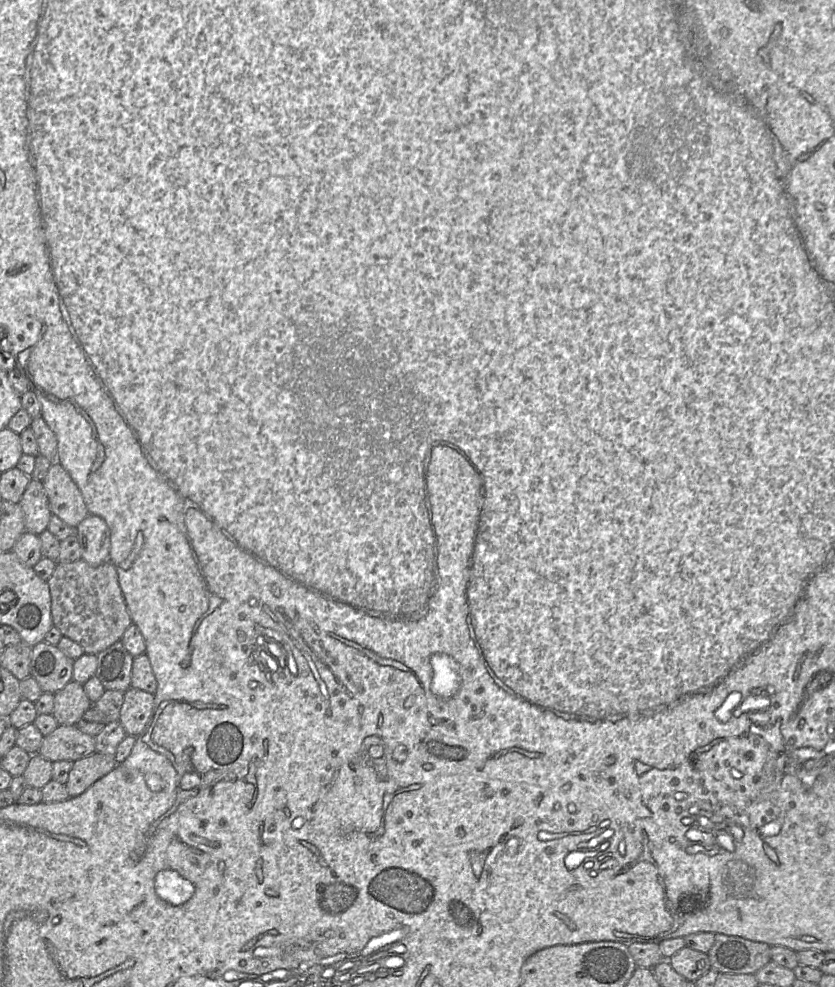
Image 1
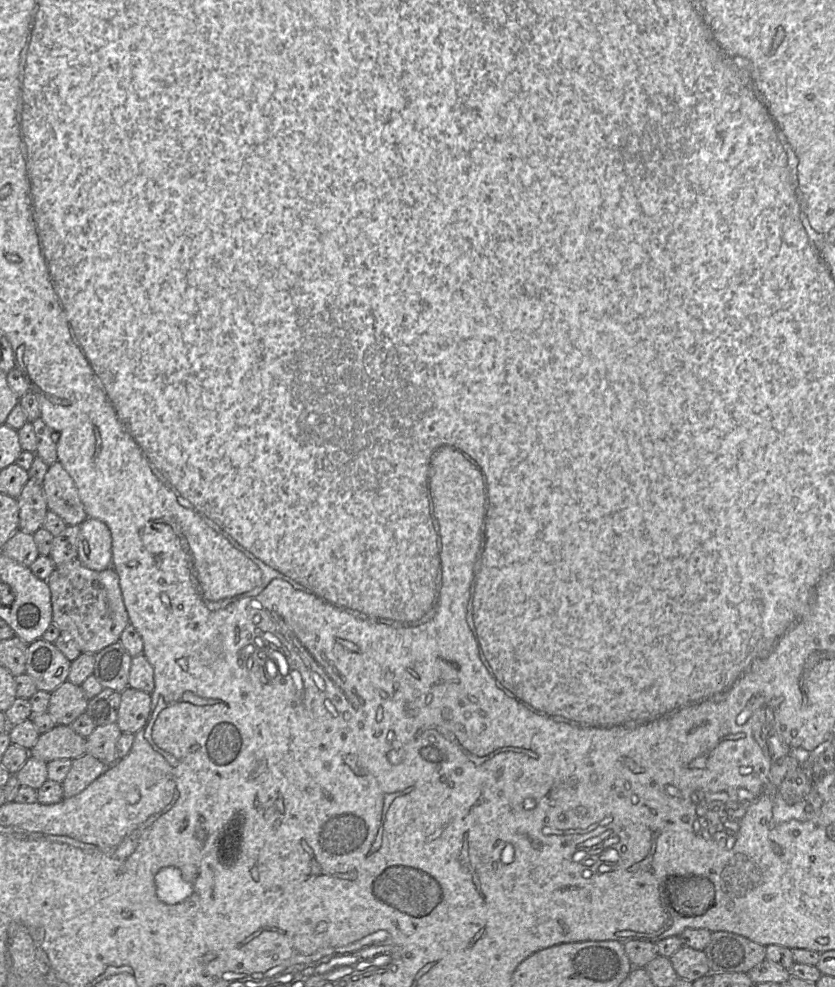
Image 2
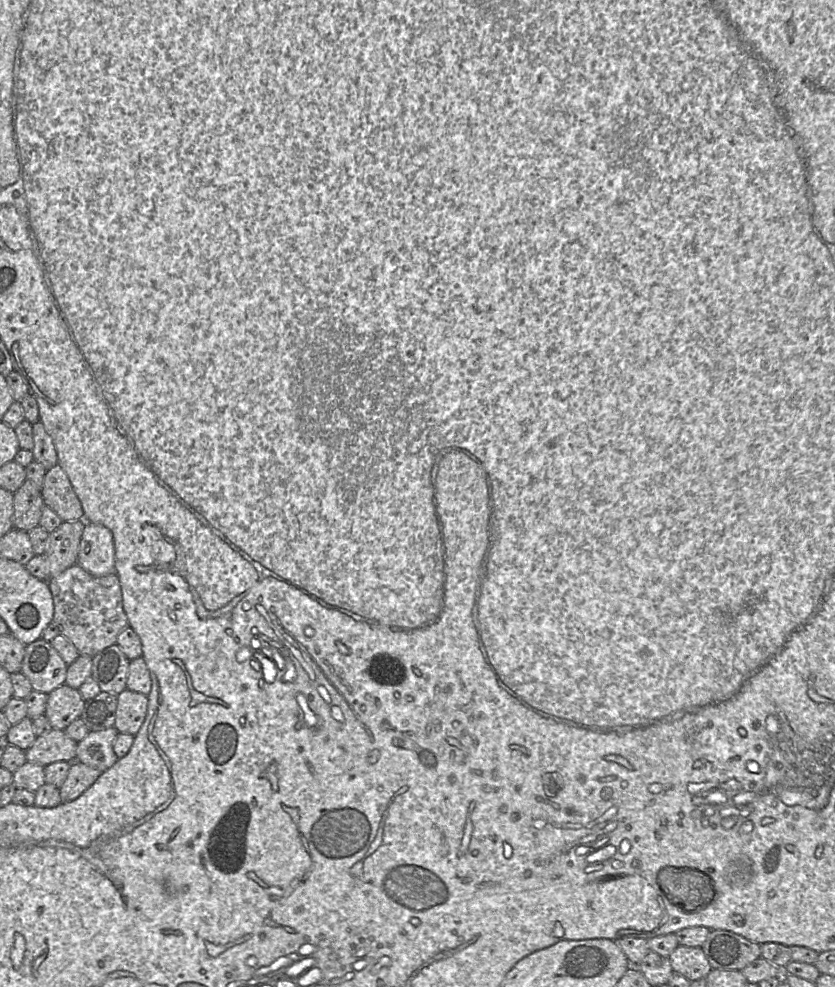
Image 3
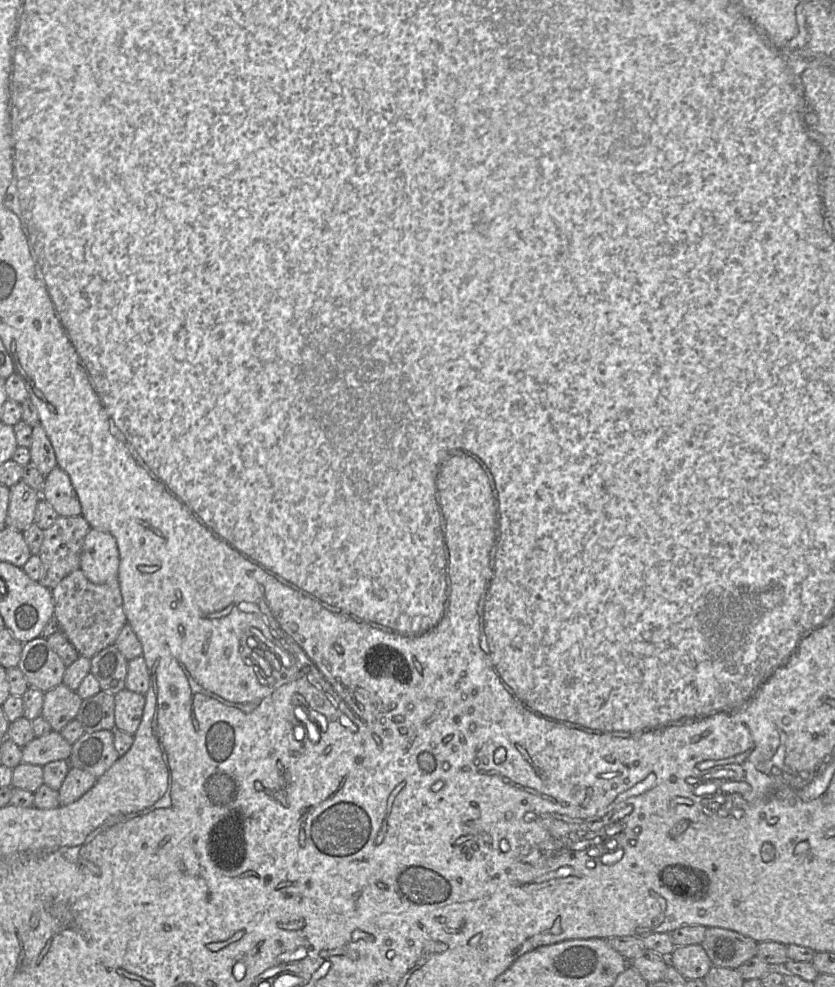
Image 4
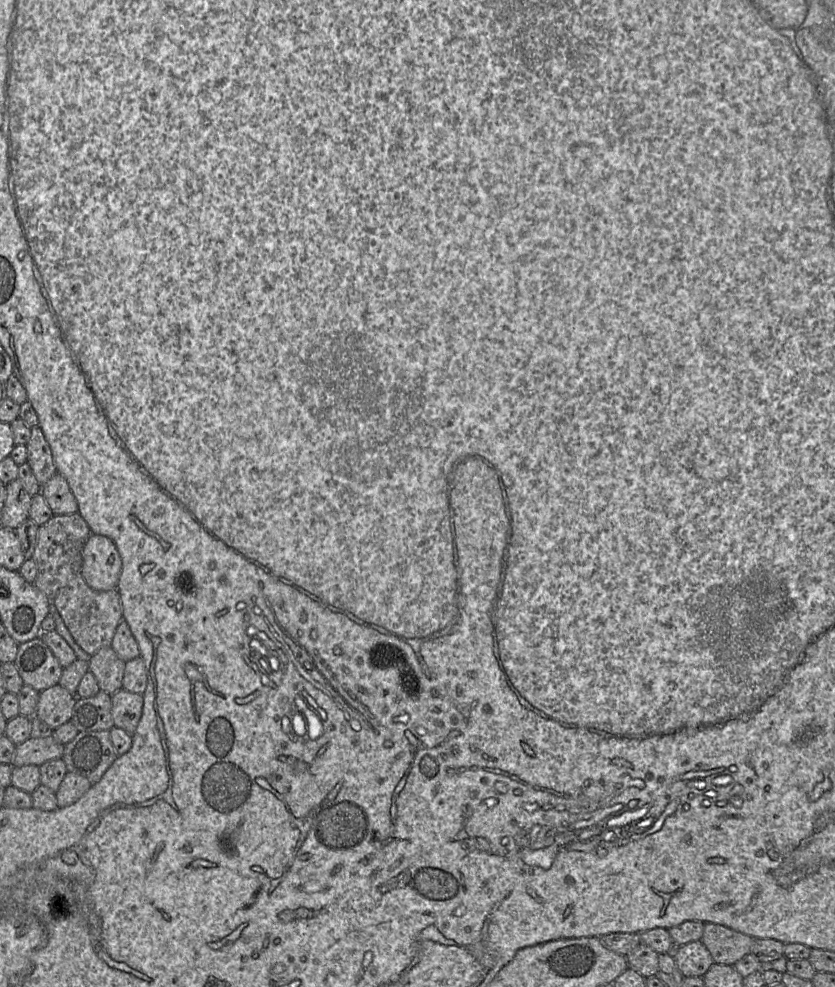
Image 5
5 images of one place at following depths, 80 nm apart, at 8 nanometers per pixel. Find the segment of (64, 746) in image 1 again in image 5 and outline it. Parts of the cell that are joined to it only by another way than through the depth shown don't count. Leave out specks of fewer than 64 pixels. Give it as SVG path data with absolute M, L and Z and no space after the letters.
M53 731L45 737L30 737L23 743L16 745L11 765L12 767L41 766L47 761L62 758L64 746L54 738Z

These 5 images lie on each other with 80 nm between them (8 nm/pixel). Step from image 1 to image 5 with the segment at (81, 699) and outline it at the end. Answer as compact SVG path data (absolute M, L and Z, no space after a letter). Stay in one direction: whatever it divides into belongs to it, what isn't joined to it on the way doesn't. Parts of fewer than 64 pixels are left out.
M60 684L39 693L35 716L51 730L70 721L76 702L76 695L68 692Z

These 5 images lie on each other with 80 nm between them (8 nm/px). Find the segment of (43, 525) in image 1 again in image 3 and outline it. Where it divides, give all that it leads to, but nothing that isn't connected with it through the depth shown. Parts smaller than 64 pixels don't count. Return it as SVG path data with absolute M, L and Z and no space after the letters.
M26 479L13 494L13 527L28 532L39 526L43 507L41 488Z

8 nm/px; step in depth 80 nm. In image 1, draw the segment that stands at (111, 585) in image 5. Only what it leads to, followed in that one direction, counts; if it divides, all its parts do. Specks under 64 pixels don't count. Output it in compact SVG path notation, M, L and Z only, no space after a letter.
M94 514L88 516L75 528L81 547L81 559L91 566L110 561L110 529L103 518Z

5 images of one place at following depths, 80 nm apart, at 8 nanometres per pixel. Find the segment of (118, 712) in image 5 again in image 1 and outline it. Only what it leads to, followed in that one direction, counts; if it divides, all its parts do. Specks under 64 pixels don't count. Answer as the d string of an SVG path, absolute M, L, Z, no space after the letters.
M129 687L124 692L119 722L126 735L137 736L152 719L154 695L141 689Z

